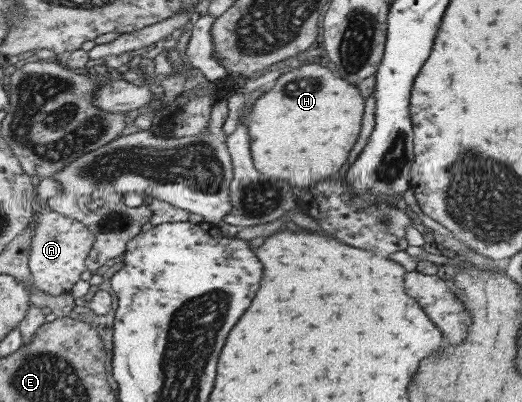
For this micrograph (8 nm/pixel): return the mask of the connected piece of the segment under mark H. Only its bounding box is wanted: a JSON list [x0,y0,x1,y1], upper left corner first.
[238,63,363,188]

